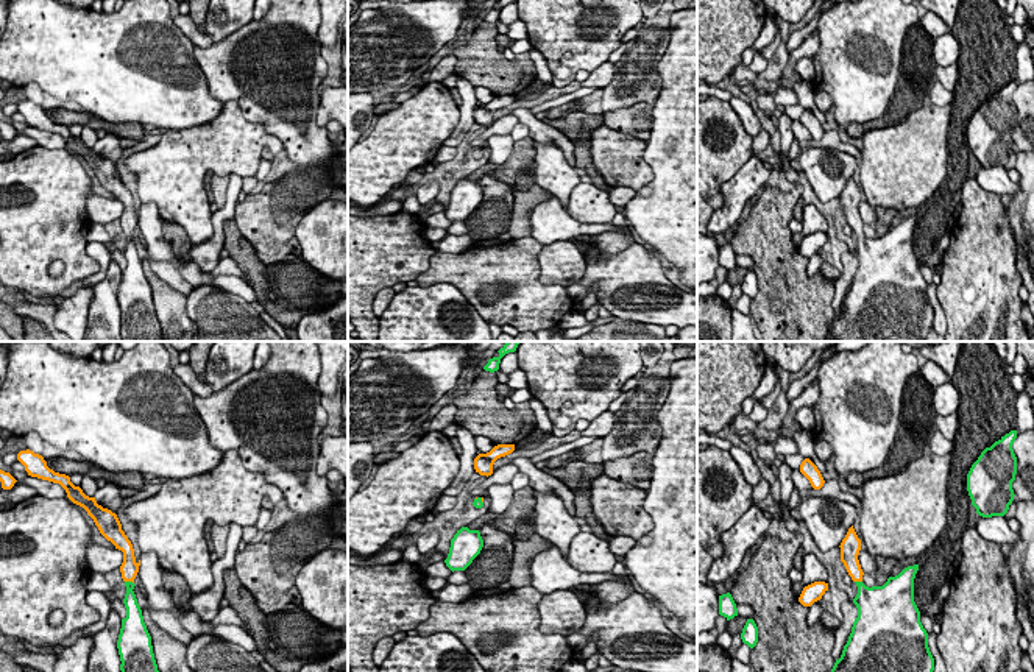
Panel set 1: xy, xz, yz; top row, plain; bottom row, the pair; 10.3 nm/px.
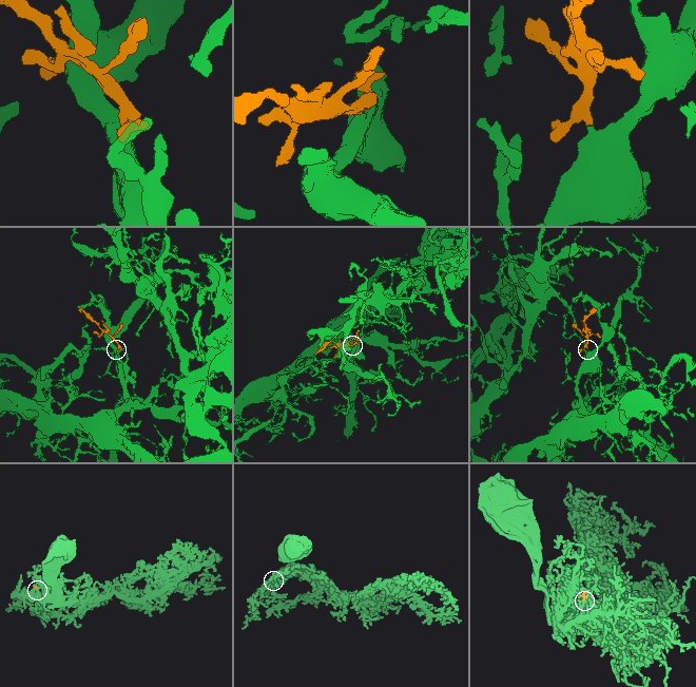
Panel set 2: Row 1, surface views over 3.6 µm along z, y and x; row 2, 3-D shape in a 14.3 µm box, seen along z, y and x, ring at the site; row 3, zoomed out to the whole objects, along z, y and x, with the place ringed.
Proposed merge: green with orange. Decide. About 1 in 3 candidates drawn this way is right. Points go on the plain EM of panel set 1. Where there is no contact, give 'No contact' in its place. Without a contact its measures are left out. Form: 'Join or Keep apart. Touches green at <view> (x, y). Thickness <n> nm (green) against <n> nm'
Join. Touches green at xy (130, 233). Thickness 140 nm (green) against 180 nm

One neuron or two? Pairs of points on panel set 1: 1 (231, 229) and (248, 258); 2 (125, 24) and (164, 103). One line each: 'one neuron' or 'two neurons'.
1: one neuron
2: one neuron

